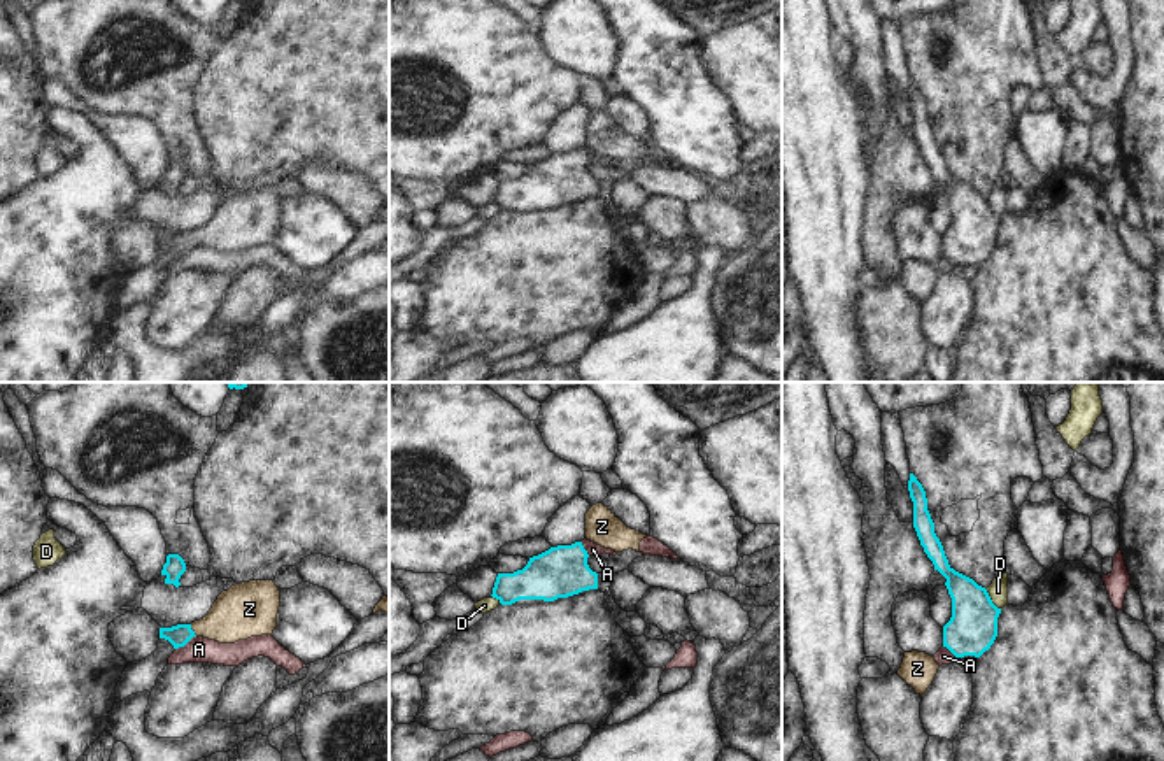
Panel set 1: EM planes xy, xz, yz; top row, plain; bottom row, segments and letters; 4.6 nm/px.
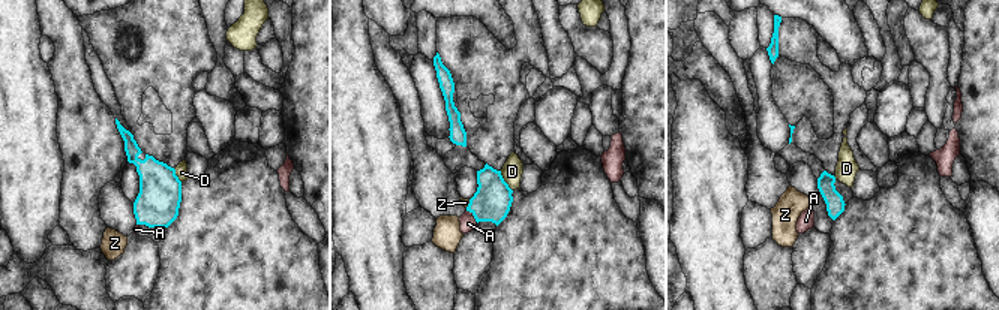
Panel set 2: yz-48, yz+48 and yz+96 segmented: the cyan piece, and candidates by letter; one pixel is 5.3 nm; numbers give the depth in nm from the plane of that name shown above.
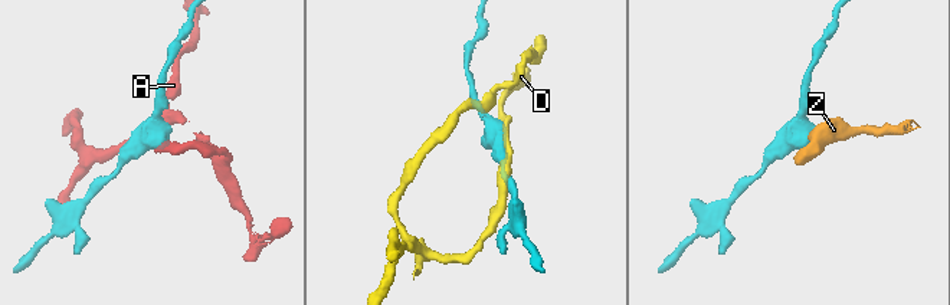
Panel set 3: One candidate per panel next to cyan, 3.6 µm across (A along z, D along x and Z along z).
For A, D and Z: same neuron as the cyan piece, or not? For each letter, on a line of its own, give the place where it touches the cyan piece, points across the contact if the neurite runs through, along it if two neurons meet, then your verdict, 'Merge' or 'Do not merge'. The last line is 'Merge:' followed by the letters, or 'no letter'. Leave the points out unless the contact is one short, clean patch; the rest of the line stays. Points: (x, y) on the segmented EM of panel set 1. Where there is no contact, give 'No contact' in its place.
A: Touches cyan at xy (184, 644). Boundary: xy (195, 635), (176, 649). Do not merge
D: Touches cyan at yz (991, 600). Do not merge
Z: Touches cyan at xy (191, 630). Path across: xy (179, 635), (191, 630), (227, 623), (241, 612). Merge
Merge: Z

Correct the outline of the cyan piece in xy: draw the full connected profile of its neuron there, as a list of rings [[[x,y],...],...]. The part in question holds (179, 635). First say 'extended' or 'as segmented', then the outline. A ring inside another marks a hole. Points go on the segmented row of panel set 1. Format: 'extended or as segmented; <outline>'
extended; [[[273,580],[235,584],[217,596],[203,619],[191,624],[160,628],[160,638],[179,649],[193,637],[235,644],[251,637],[272,635],[277,628],[279,607],[280,591]]]

